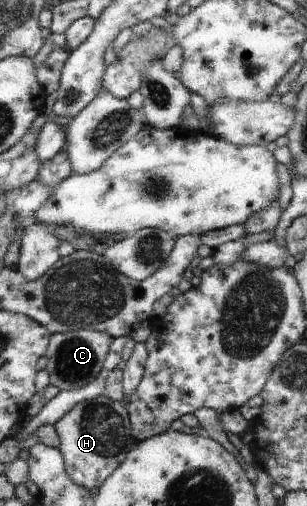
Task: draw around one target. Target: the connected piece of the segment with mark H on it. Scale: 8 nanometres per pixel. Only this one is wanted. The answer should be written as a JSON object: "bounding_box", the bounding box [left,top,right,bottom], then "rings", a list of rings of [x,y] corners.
{"bounding_box":[54,395,137,490],"rings":[[[99,395],[77,403],[54,425],[61,439],[60,449],[64,454],[69,476],[73,482],[87,490],[101,488],[109,475],[127,460],[137,442],[132,433],[128,407],[122,401],[114,401],[108,396]]]}

